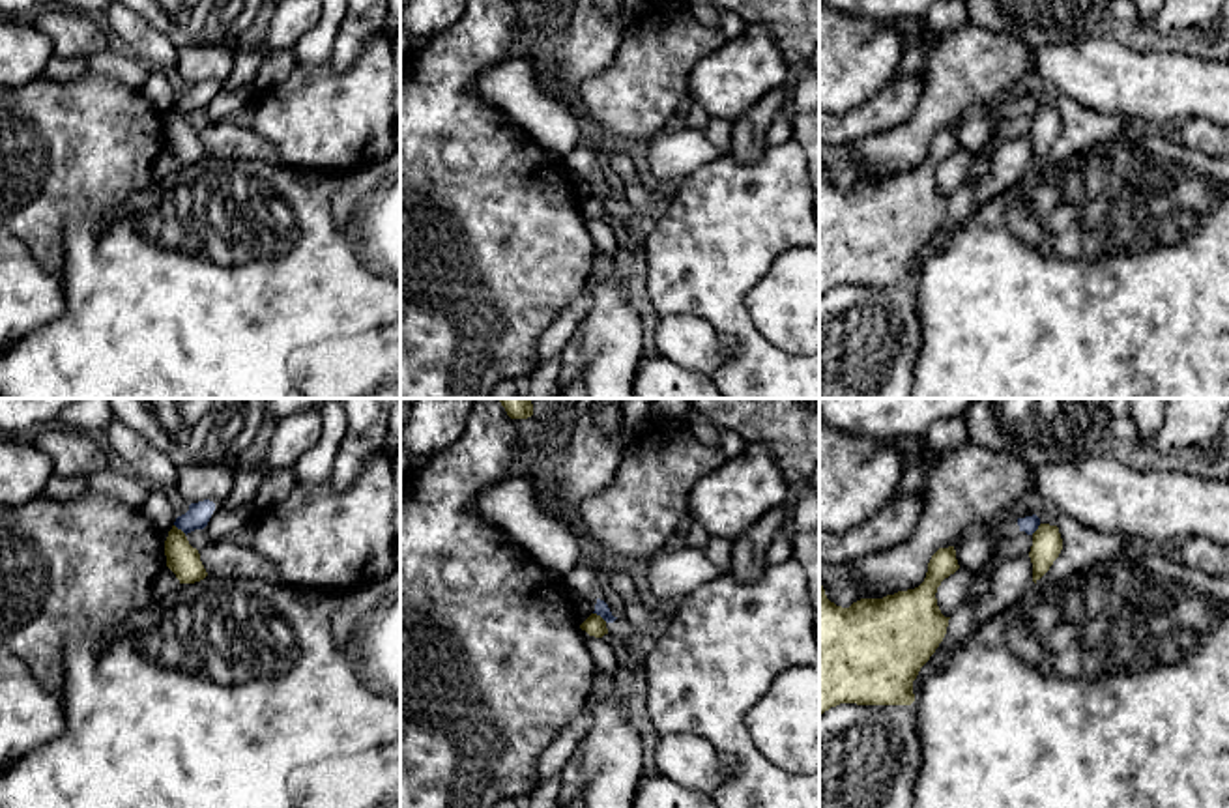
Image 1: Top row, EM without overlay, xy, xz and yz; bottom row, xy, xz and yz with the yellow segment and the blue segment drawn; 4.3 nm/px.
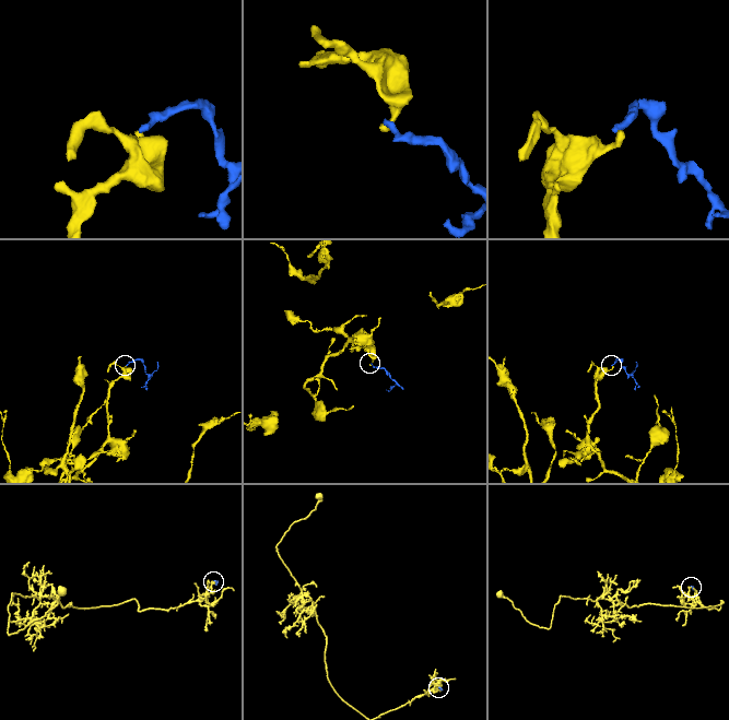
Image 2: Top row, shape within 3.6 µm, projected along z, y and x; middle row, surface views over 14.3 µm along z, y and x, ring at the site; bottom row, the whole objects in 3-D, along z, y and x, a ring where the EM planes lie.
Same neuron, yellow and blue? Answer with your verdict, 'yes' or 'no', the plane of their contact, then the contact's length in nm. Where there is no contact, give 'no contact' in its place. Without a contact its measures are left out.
no; meets yellow in xz; contact 80 nm long

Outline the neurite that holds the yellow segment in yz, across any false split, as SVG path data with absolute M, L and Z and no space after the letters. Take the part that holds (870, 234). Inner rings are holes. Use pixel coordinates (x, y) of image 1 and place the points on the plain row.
M954 127L939 129L924 163L883 180L860 180L849 189L836 187L819 165L819 296L840 284L911 286L913 262L943 223L948 208L937 187L937 168L960 150Z

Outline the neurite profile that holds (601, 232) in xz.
M580 209L580 217L586 223L586 228L593 239L595 256L606 256L615 251L615 234L614 228L602 219L589 217Z

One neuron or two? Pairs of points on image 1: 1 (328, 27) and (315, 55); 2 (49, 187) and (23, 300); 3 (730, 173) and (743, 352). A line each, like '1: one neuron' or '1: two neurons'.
1: one neuron
2: two neurons
3: one neuron

